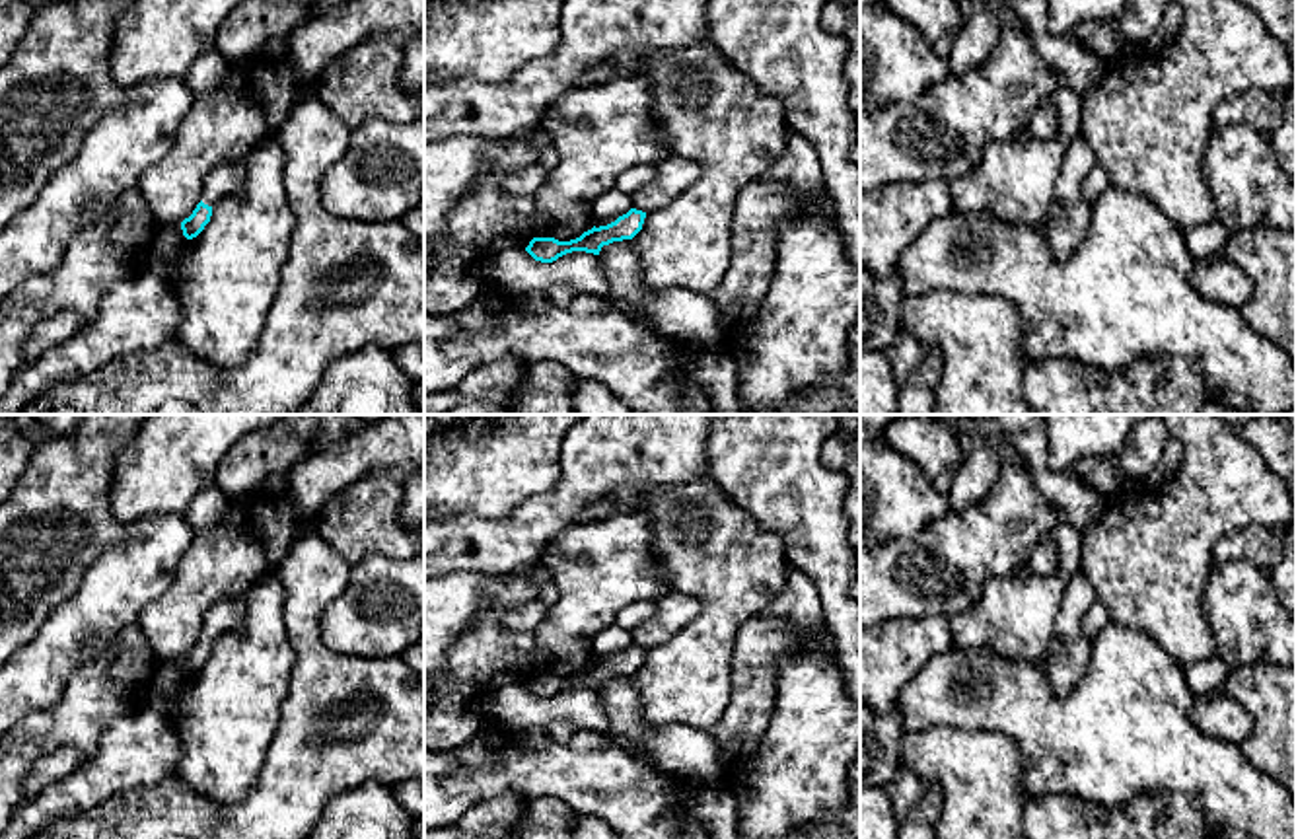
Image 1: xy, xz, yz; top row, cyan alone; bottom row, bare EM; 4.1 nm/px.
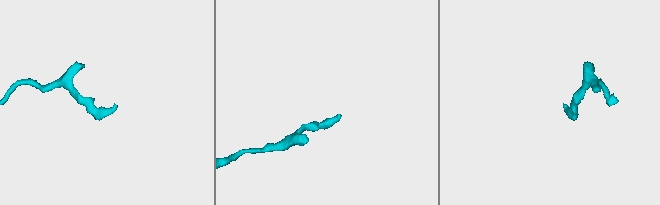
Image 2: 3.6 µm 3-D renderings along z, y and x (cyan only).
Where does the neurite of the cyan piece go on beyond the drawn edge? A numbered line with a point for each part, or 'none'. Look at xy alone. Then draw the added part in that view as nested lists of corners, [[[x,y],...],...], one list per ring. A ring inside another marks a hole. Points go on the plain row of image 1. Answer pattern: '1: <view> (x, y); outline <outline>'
1: xy (226, 616); outline [[[228,600],[214,605],[206,617],[206,625],[200,637],[214,644],[214,640],[220,635],[239,627],[245,619],[245,613],[247,613],[245,600]]]

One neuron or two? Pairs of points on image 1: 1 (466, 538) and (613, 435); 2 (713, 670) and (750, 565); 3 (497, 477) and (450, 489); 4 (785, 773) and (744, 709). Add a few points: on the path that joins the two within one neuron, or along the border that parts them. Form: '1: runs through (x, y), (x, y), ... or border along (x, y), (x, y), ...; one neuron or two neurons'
1: runs through (504, 538), (520, 538), (586, 474); one neuron
2: runs through (713, 645), (713, 629), (730, 590); one neuron
3: runs through (485, 477), (462, 477); one neuron
4: border along (777, 695), (767, 730), (748, 767), (738, 777); two neurons

